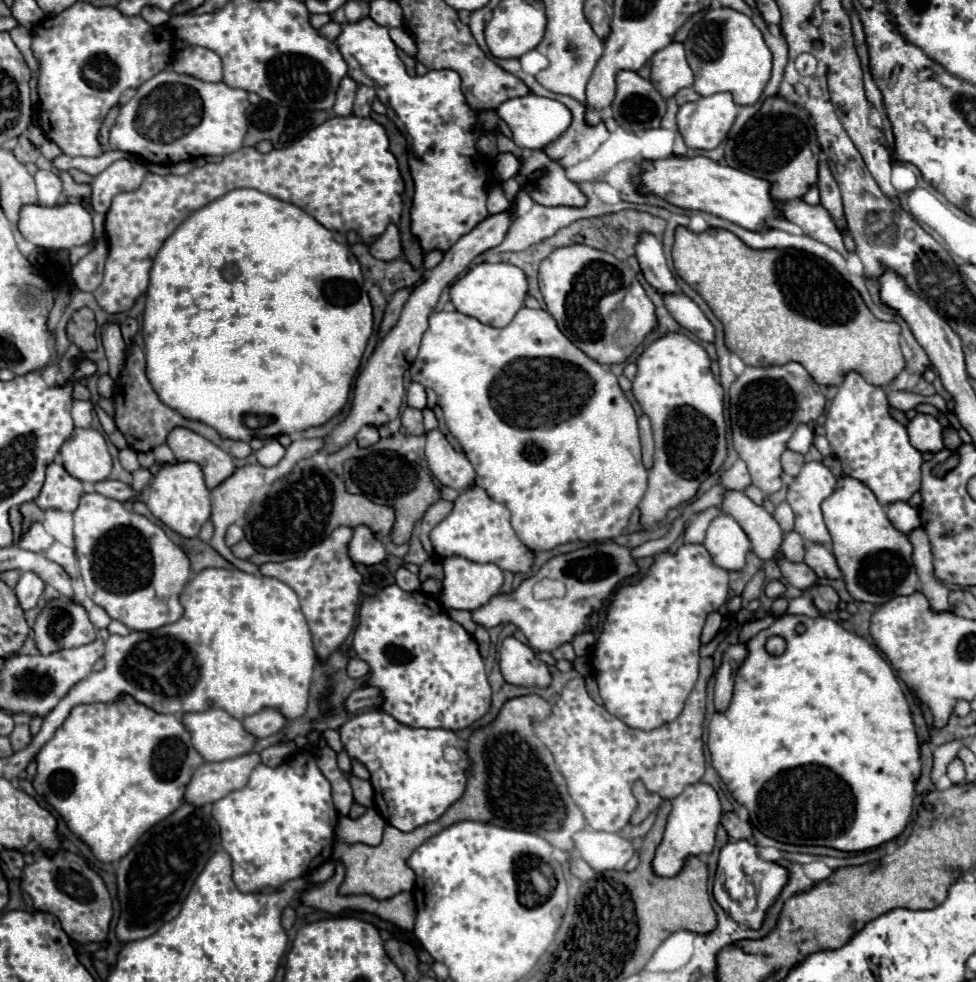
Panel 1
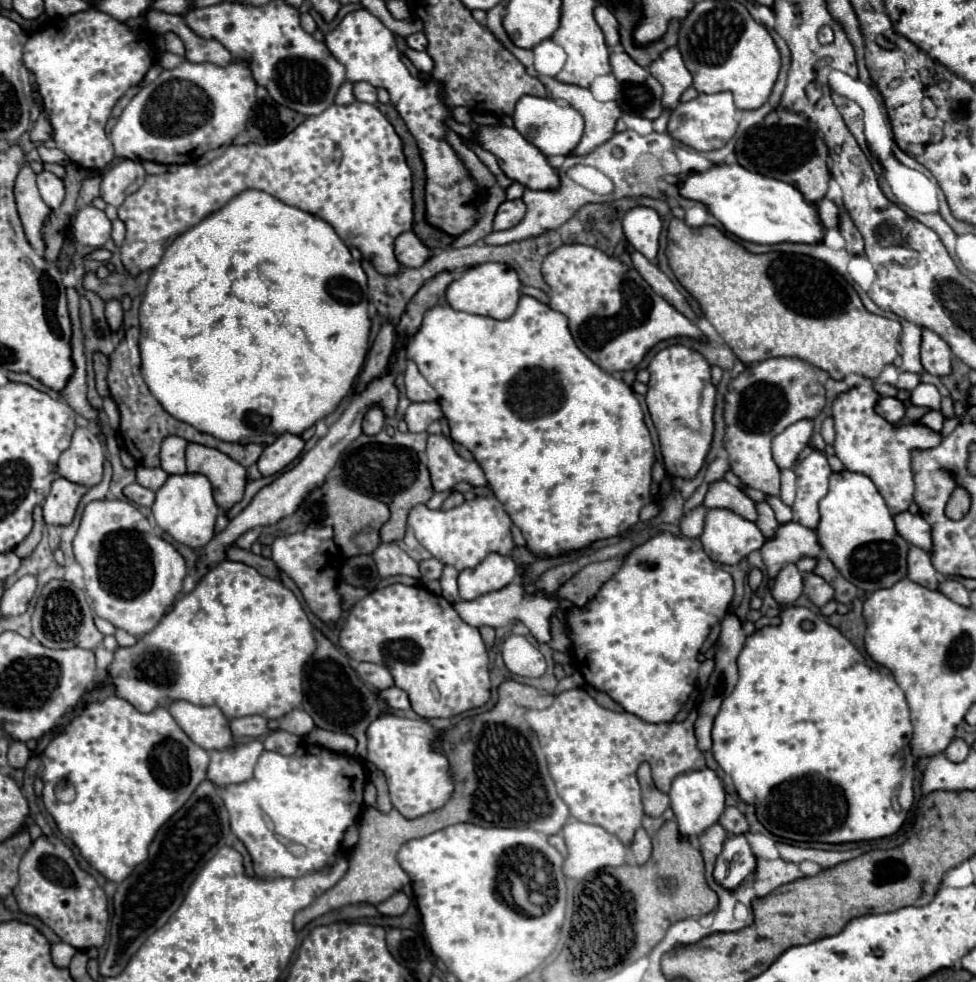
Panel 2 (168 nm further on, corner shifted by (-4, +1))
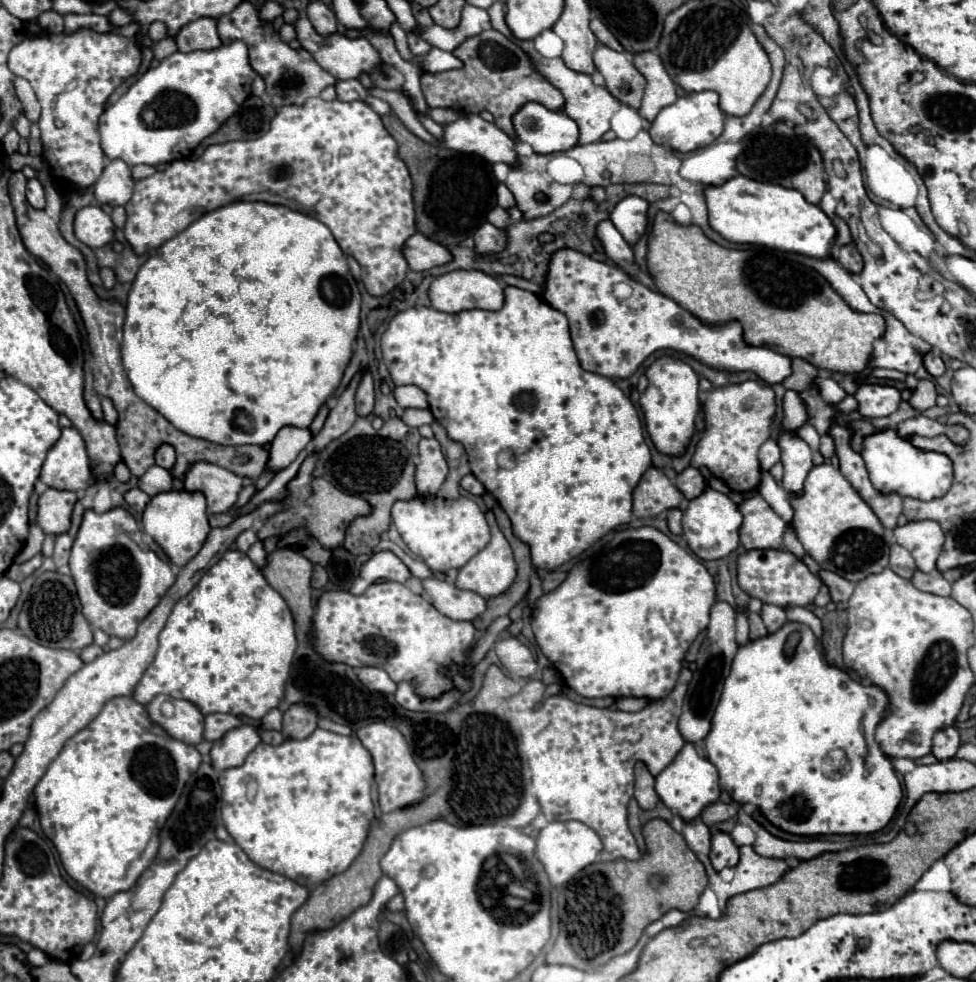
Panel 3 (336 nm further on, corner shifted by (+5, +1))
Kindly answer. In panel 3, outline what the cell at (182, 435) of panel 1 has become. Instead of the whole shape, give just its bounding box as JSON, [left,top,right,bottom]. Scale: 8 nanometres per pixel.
[183,463,243,513]

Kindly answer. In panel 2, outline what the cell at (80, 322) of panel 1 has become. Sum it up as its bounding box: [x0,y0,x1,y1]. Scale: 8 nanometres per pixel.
[94,355,108,397]

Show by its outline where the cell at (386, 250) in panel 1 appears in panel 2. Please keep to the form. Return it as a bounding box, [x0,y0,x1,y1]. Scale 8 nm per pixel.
[396,231,430,267]

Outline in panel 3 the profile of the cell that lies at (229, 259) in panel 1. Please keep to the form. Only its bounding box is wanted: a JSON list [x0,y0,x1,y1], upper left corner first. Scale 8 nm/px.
[121,201,361,445]

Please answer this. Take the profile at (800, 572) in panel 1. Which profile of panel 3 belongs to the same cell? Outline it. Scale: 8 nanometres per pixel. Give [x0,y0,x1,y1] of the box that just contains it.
[819,569,855,603]

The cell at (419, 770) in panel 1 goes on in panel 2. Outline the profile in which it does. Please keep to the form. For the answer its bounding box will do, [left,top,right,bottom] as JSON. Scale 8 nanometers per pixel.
[366,715,454,819]

